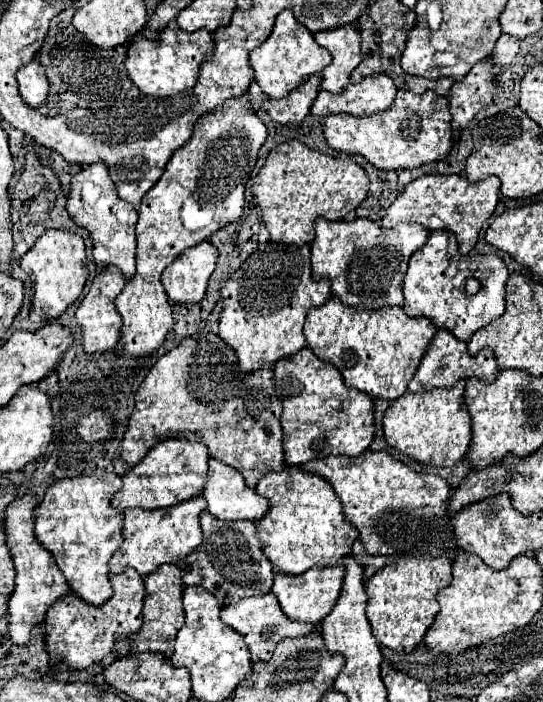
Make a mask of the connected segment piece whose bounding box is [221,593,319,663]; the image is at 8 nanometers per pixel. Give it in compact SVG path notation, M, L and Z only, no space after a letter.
M267 593L263 597L249 597L249 599L241 599L235 605L229 605L225 609L221 609L221 619L233 627L247 643L249 651L251 651L251 661L269 661L275 645L283 639L289 637L301 637L301 635L309 635L315 629L319 629L315 623L303 623L303 621L289 621L289 617L279 609L279 601L275 601L273 593Z

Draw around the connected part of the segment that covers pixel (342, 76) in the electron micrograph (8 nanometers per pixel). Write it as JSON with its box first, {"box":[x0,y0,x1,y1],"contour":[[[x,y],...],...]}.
{"box":[315,25,361,93],"contour":[[[345,25],[331,31],[321,31],[315,33],[315,41],[333,57],[333,61],[323,69],[321,89],[341,93],[349,83],[351,71],[361,63],[359,29],[355,25]]]}

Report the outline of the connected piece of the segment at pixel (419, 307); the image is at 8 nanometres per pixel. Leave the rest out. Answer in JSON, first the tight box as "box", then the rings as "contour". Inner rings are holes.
{"box":[403,231,509,343],"contour":[[[433,231],[427,243],[409,259],[403,281],[403,311],[409,317],[427,317],[437,329],[447,329],[457,339],[469,343],[475,331],[503,315],[507,279],[509,271],[497,255],[461,255],[451,231]],[[469,277],[475,277],[481,283],[481,289],[475,295],[465,293],[465,281]]]}

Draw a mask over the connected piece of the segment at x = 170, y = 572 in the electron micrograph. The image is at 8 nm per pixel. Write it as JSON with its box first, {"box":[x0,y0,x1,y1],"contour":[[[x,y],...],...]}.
{"box":[115,565,185,659],"contour":[[[161,565],[155,573],[147,575],[145,579],[145,603],[143,603],[143,627],[139,633],[135,633],[133,637],[123,637],[115,641],[115,653],[119,657],[127,657],[133,653],[143,653],[143,651],[151,651],[151,653],[159,653],[165,655],[167,659],[173,653],[173,643],[175,643],[175,635],[181,629],[181,625],[185,623],[185,611],[181,607],[181,597],[183,597],[183,581],[179,577],[179,567],[177,565]]]}

